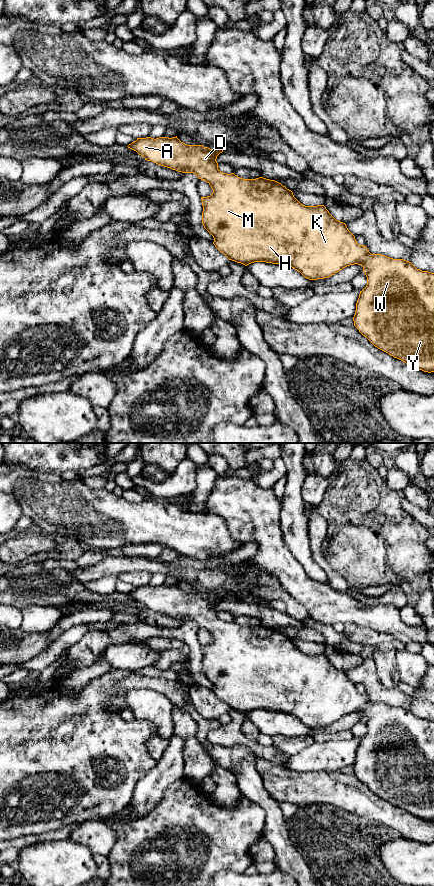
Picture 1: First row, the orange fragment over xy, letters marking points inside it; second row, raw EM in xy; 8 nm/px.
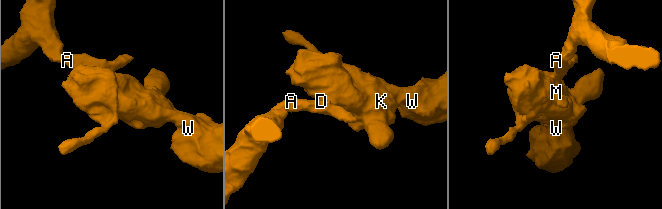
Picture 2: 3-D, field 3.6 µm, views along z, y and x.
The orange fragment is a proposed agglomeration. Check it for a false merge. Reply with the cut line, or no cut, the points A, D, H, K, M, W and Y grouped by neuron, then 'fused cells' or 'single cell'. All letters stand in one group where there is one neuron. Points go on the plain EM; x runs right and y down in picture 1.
no cut; A D H K M W Y; single cell

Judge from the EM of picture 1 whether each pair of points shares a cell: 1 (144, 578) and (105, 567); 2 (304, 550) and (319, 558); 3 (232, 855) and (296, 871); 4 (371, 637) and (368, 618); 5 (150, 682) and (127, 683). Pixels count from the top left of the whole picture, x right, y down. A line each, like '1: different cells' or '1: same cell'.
1: different cells
2: different cells
3: different cells
4: different cells
5: same cell

